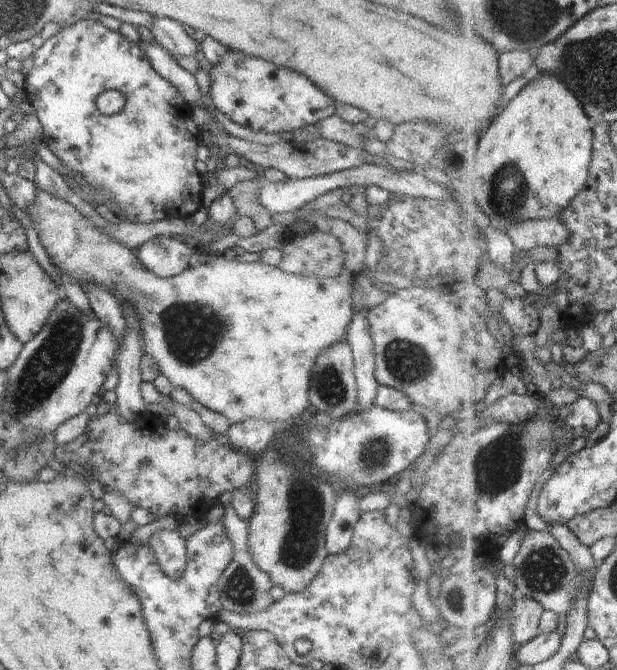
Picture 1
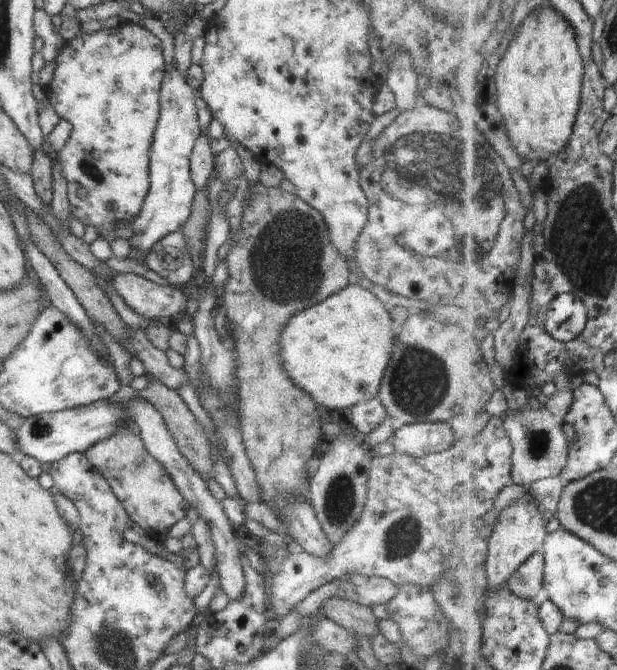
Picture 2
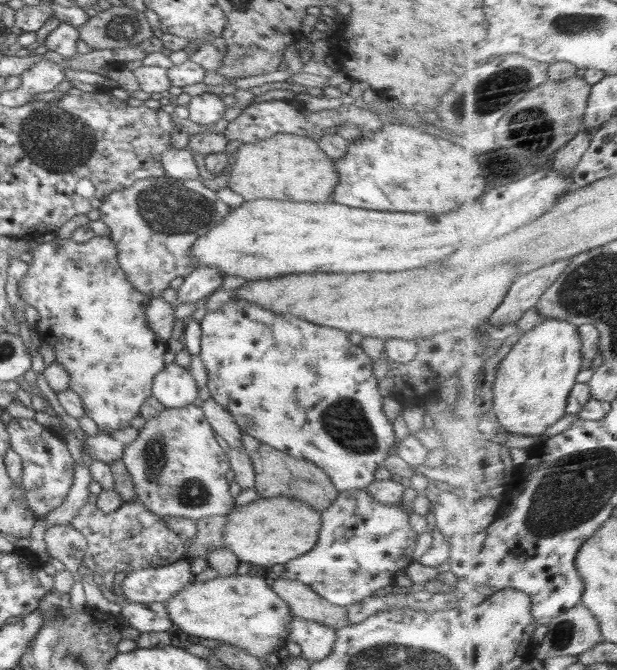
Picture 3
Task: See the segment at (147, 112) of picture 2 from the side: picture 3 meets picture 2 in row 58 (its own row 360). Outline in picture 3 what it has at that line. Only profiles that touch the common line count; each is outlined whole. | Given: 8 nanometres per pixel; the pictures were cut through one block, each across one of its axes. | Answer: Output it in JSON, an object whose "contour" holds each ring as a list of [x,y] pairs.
{"contour":[[[95,235],[92,239],[84,243],[78,243],[69,239],[54,239],[50,243],[40,243],[34,247],[30,254],[33,255],[33,261],[29,263],[29,268],[23,278],[18,283],[18,293],[20,300],[26,305],[34,306],[38,311],[38,321],[34,326],[37,330],[37,339],[39,342],[45,342],[54,347],[55,362],[61,364],[64,370],[70,375],[70,389],[82,398],[85,414],[90,417],[97,425],[102,433],[112,433],[116,430],[131,427],[131,420],[139,416],[140,408],[152,395],[152,384],[154,377],[165,367],[164,353],[167,351],[167,344],[153,330],[149,330],[146,322],[145,308],[148,306],[150,297],[143,295],[142,292],[136,290],[120,268],[117,261],[117,250],[110,236]]]}

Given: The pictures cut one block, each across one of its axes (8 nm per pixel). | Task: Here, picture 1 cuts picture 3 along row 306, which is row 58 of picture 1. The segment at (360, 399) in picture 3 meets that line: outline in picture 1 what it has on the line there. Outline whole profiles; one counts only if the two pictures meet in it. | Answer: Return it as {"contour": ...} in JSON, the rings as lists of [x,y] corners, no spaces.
{"contour":[[[227,49],[219,63],[209,71],[209,95],[214,106],[230,120],[280,134],[316,125],[335,114],[335,100],[322,92],[306,76],[289,68],[277,67],[270,61],[240,51]]]}

